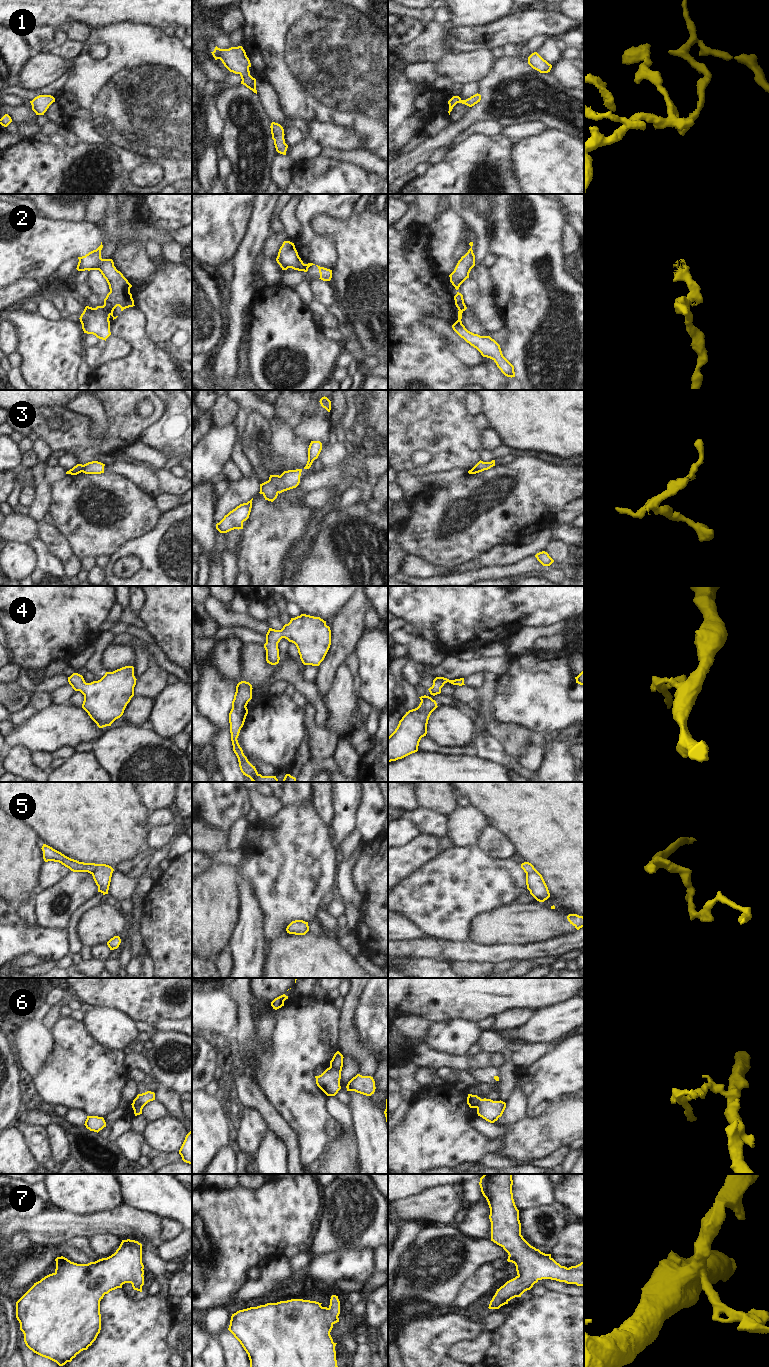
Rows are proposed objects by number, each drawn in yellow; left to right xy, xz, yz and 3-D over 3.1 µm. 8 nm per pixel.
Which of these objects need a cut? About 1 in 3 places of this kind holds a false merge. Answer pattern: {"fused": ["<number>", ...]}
{"fused": ["2", "6"]}

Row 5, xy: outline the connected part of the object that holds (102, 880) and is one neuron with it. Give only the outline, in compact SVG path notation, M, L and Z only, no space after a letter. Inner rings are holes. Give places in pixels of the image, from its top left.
M43 844L43 859L45 862L59 862L73 872L88 872L98 886L98 892L108 894L111 877L114 869L106 864L84 863L71 859L52 847Z

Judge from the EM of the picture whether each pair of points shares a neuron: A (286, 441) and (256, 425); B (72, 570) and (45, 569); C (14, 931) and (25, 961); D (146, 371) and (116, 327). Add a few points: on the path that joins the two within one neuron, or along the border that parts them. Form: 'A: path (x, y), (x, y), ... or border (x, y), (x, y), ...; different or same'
A: border (268, 419), (271, 439), (259, 451); different
B: border (49, 551), (59, 560), (67, 575); different
C: border (13, 958), (19, 955), (34, 954), (44, 961); different
D: path (144, 359), (141, 347), (128, 334); same

